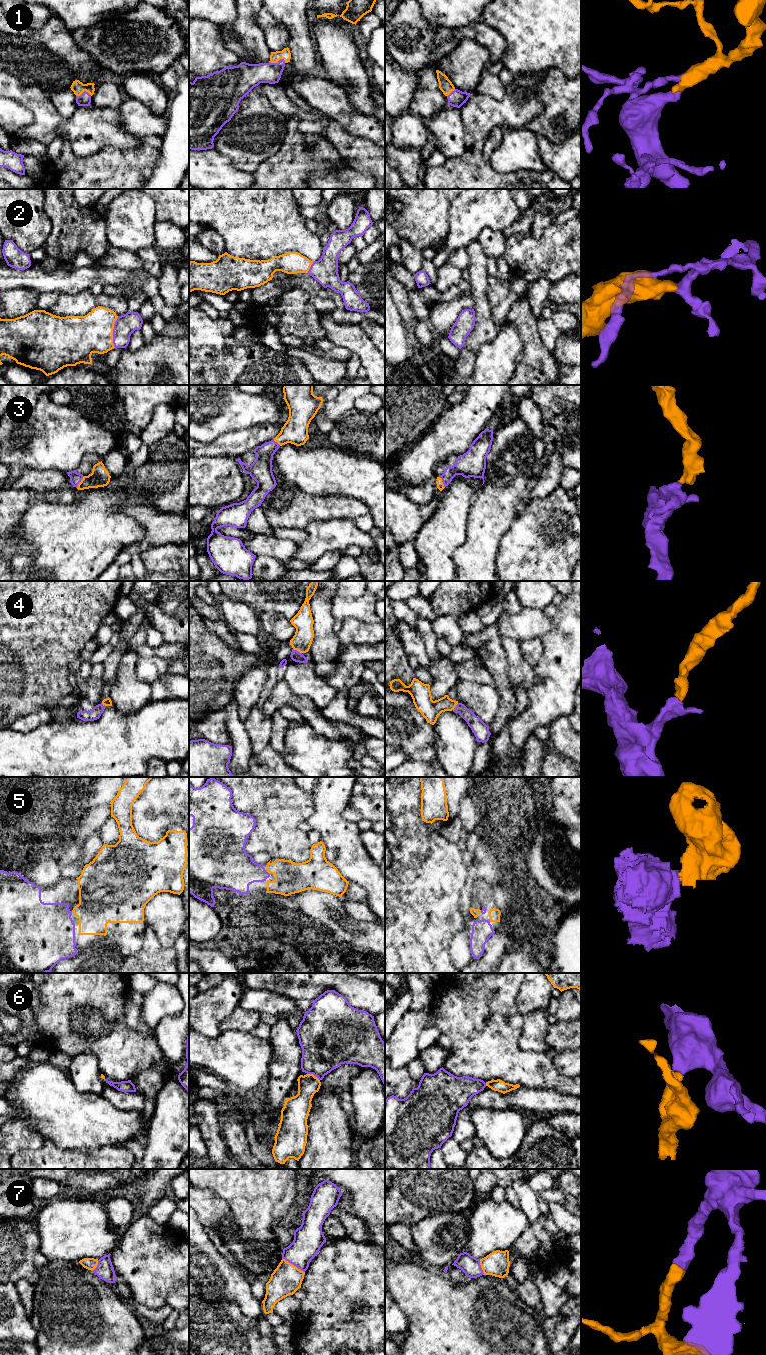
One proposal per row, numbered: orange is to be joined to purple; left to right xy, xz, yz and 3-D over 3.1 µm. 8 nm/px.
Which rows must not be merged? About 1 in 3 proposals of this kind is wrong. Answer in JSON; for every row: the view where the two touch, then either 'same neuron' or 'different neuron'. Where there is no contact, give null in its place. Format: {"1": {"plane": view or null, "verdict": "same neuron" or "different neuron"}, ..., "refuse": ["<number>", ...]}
{"1": {"plane": "xz", "verdict": "same neuron"}, "2": {"plane": "xy", "verdict": "same neuron"}, "3": {"plane": "xy", "verdict": "same neuron"}, "4": {"plane": "xz", "verdict": "same neuron"}, "5": {"plane": "xz", "verdict": "same neuron"}, "6": {"plane": "xz", "verdict": "same neuron"}, "7": {"plane": "xz", "verdict": "same neuron"}, "refuse": []}

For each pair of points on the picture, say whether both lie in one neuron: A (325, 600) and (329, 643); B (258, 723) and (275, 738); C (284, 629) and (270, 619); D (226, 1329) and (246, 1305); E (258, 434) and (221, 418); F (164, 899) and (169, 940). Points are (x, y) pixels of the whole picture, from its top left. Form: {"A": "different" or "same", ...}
{"A": "same", "B": "different", "C": "same", "D": "different", "E": "different", "F": "same"}

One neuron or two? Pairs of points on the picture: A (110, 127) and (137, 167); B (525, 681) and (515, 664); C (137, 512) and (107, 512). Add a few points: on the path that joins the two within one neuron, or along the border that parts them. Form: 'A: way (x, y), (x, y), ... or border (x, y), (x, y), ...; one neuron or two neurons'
A: border (141, 144), (126, 149), (112, 147), (101, 149); two neurons
B: way (524, 677), (518, 668); one neuron
C: border (130, 498), (120, 508), (142, 527); two neurons

